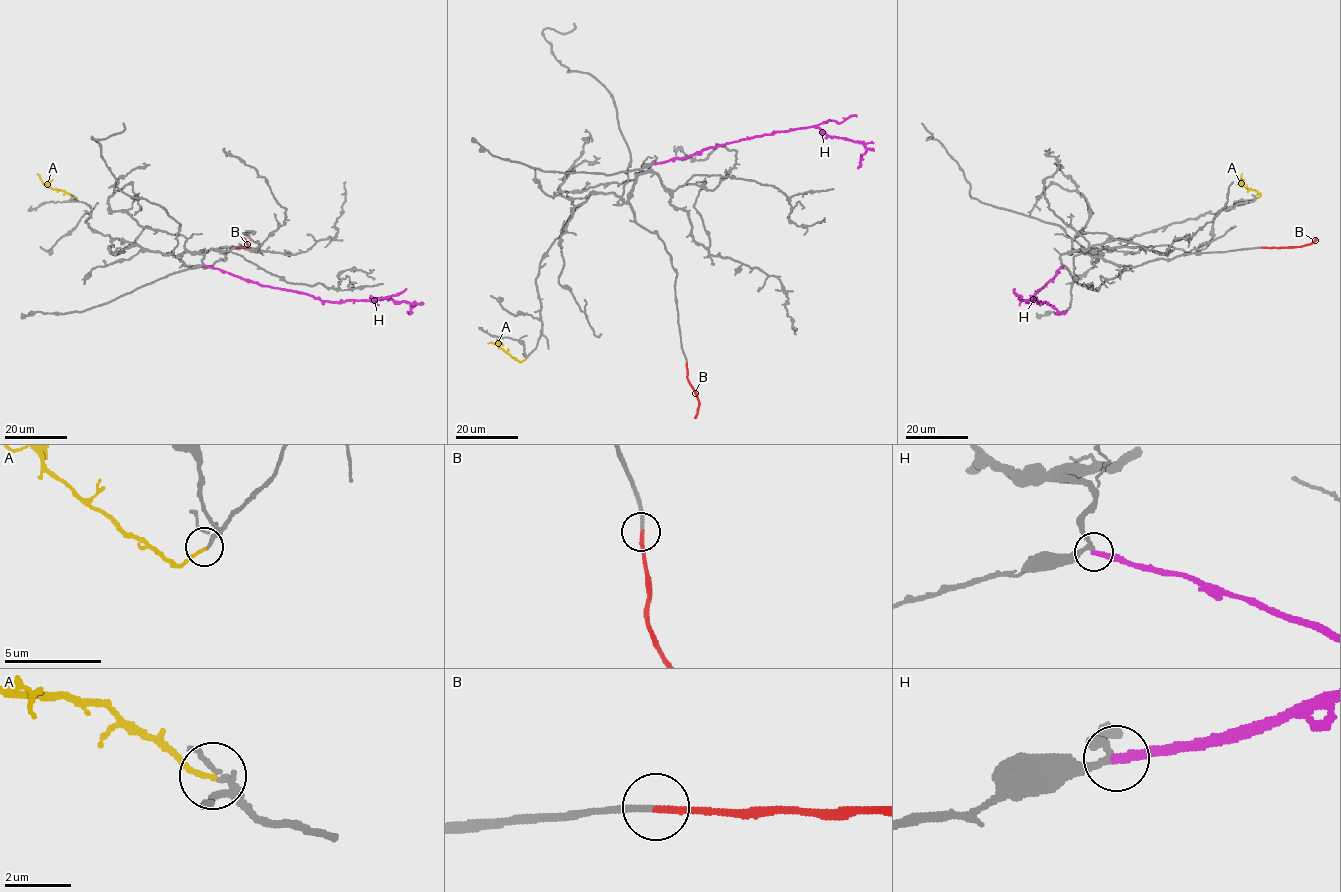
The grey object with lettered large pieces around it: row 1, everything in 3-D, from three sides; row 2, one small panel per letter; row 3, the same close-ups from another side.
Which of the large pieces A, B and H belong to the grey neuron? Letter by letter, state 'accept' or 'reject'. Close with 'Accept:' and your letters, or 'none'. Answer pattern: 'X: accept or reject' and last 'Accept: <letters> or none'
A: accept
B: accept
H: reject
Accept: A, B

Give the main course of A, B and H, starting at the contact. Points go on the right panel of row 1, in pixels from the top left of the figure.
A: (1258, 197), (1260, 194), (1256, 190), (1241, 184), (1241, 173)
B: (1262, 247), (1309, 245), (1316, 238)
H: (1062, 265), (1030, 302), (1025, 300), (1034, 299), (1050, 304), (1060, 313), (1067, 311)

